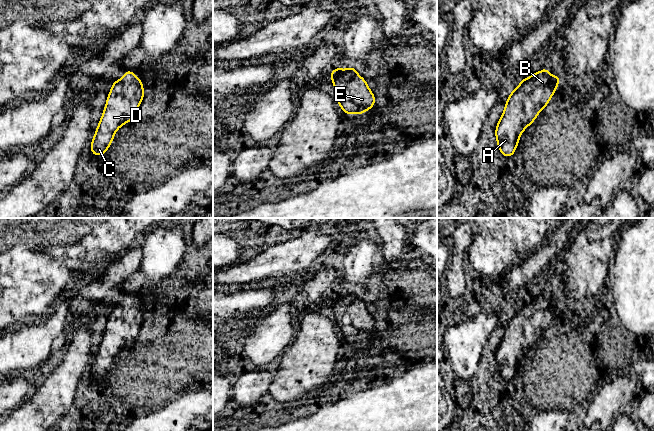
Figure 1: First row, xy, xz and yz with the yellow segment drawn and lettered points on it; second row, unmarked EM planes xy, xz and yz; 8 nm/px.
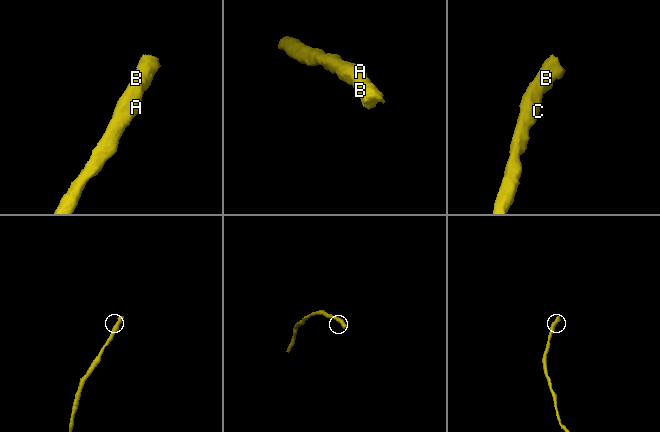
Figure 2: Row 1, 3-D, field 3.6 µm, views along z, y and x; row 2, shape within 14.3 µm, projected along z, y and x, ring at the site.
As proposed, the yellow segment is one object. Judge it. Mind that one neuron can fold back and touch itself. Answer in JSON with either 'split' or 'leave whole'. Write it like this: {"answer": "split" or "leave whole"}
{"answer": "leave whole"}

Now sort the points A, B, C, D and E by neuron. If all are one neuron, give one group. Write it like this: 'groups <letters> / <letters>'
groups A B C D E

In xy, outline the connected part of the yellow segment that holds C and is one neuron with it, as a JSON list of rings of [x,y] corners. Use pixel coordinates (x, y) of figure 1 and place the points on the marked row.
[[[132,71],[112,83],[102,117],[98,123],[91,153],[101,156],[111,145],[116,131],[134,119],[140,102],[144,99],[143,82]]]

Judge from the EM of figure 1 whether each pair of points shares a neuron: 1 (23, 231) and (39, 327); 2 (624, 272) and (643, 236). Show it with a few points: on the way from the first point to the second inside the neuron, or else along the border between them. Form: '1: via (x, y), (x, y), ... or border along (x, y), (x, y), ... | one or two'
1: border along (40, 318), (26, 320), (15, 326) | two
2: via (633, 263), (640, 256), (643, 245) | one

